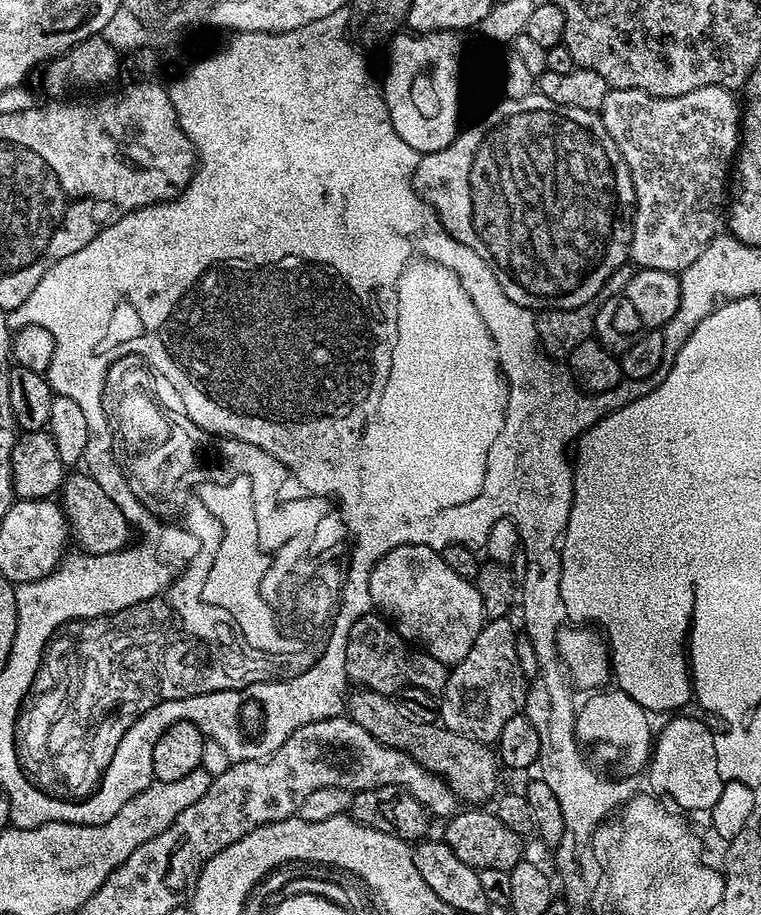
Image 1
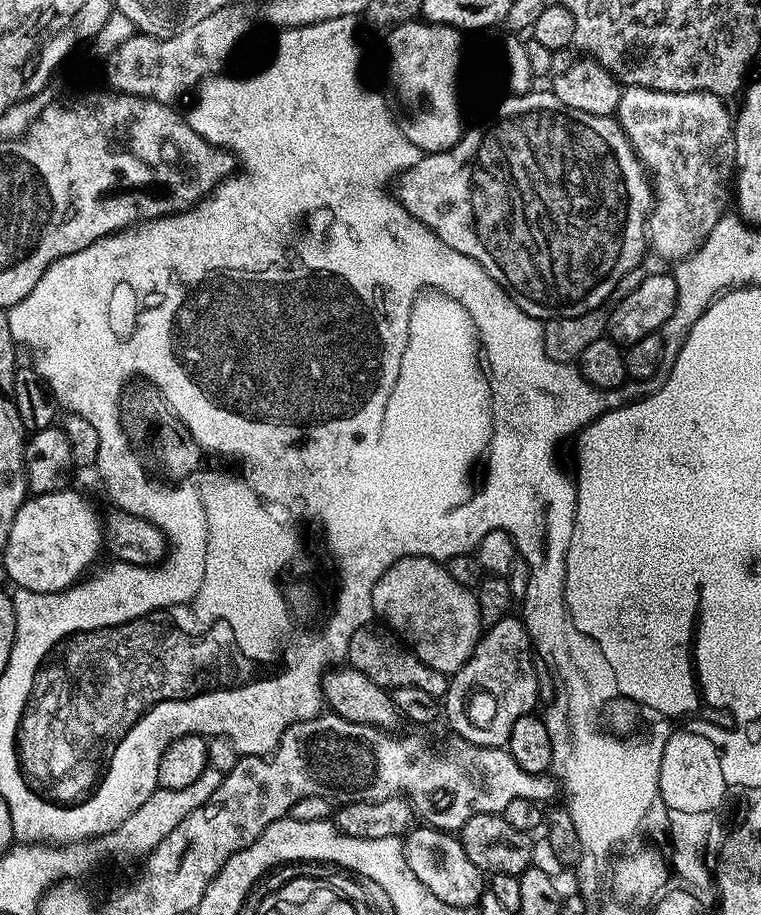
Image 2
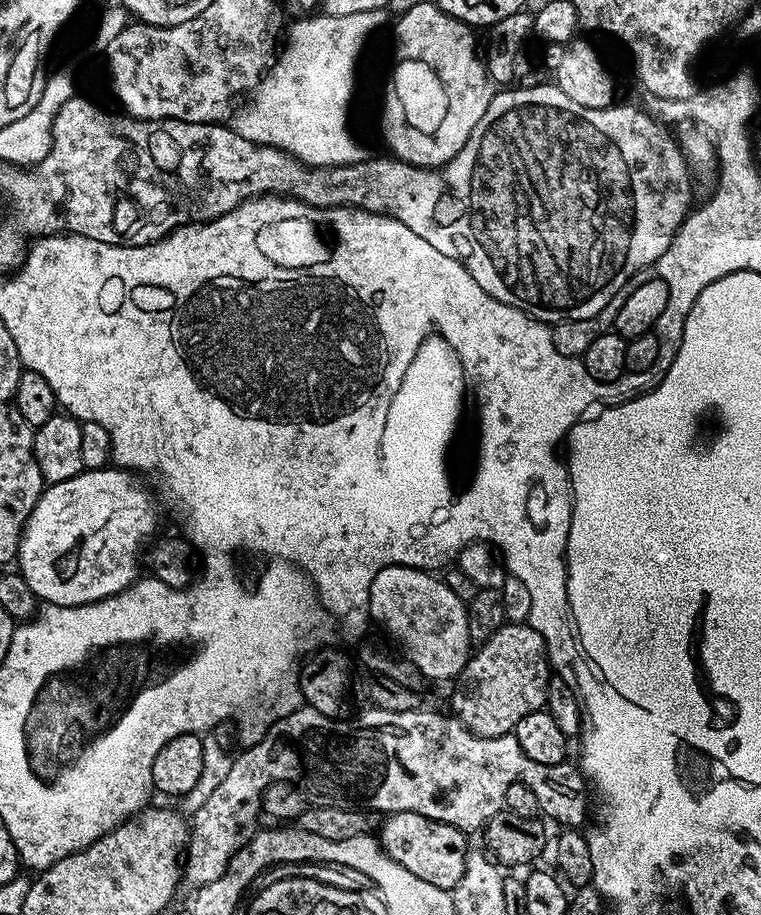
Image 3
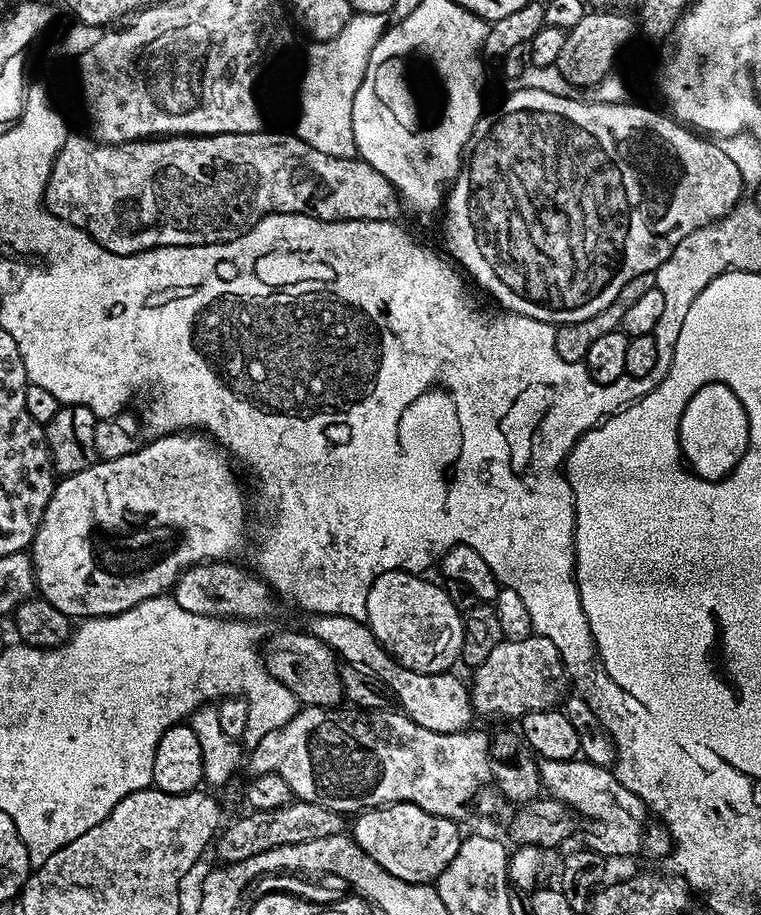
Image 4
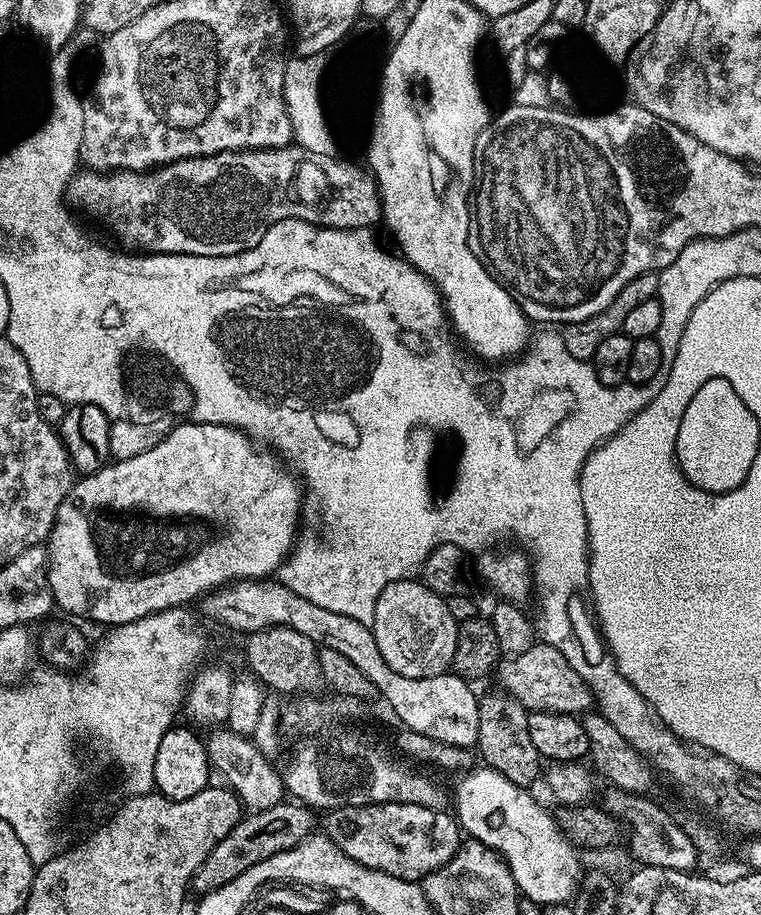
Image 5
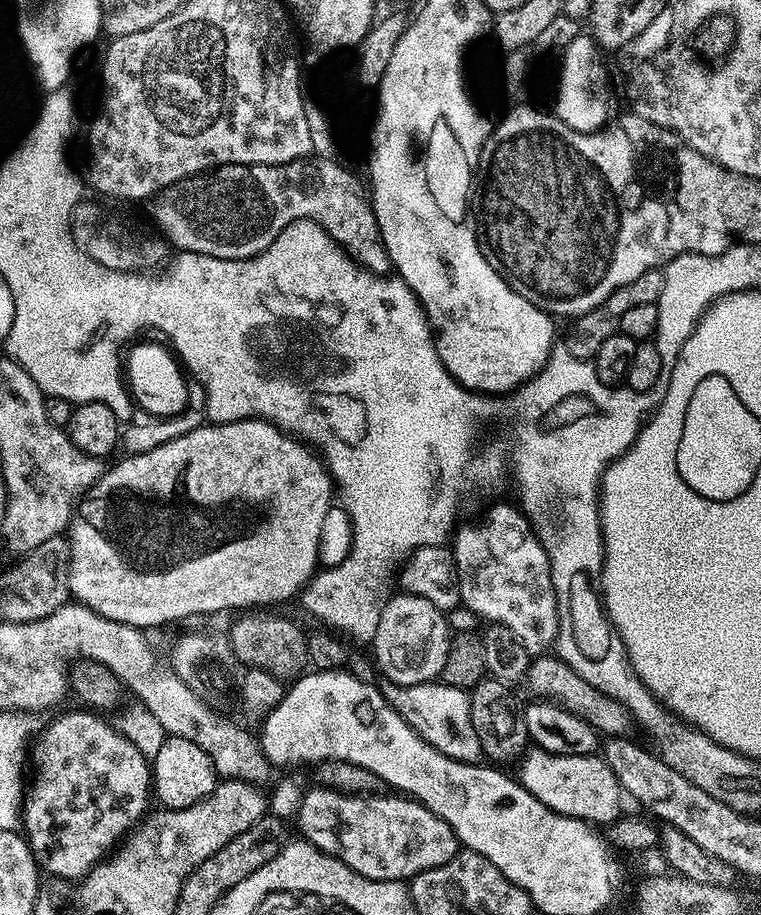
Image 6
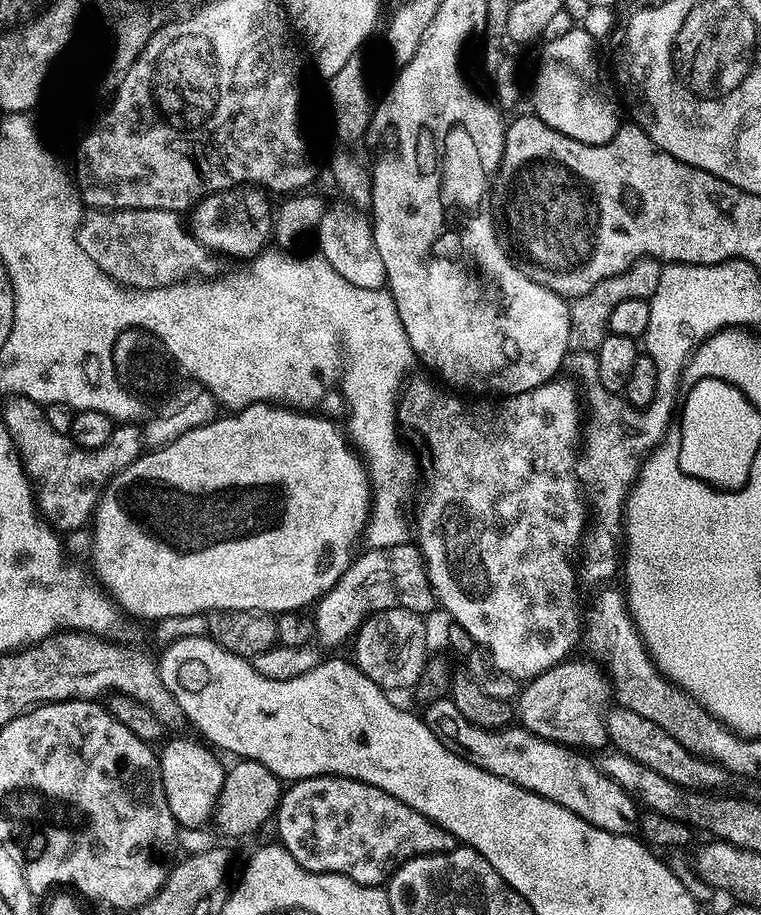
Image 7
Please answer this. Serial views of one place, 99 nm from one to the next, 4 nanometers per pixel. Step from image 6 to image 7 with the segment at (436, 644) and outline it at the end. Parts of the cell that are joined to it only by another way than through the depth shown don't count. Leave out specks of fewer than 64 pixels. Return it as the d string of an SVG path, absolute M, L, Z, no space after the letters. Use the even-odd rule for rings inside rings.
M391 608L385 612L374 612L354 637L357 668L385 690L392 688L411 689L418 682L424 665L428 663L428 628L424 625L425 617L419 612L405 608Z

